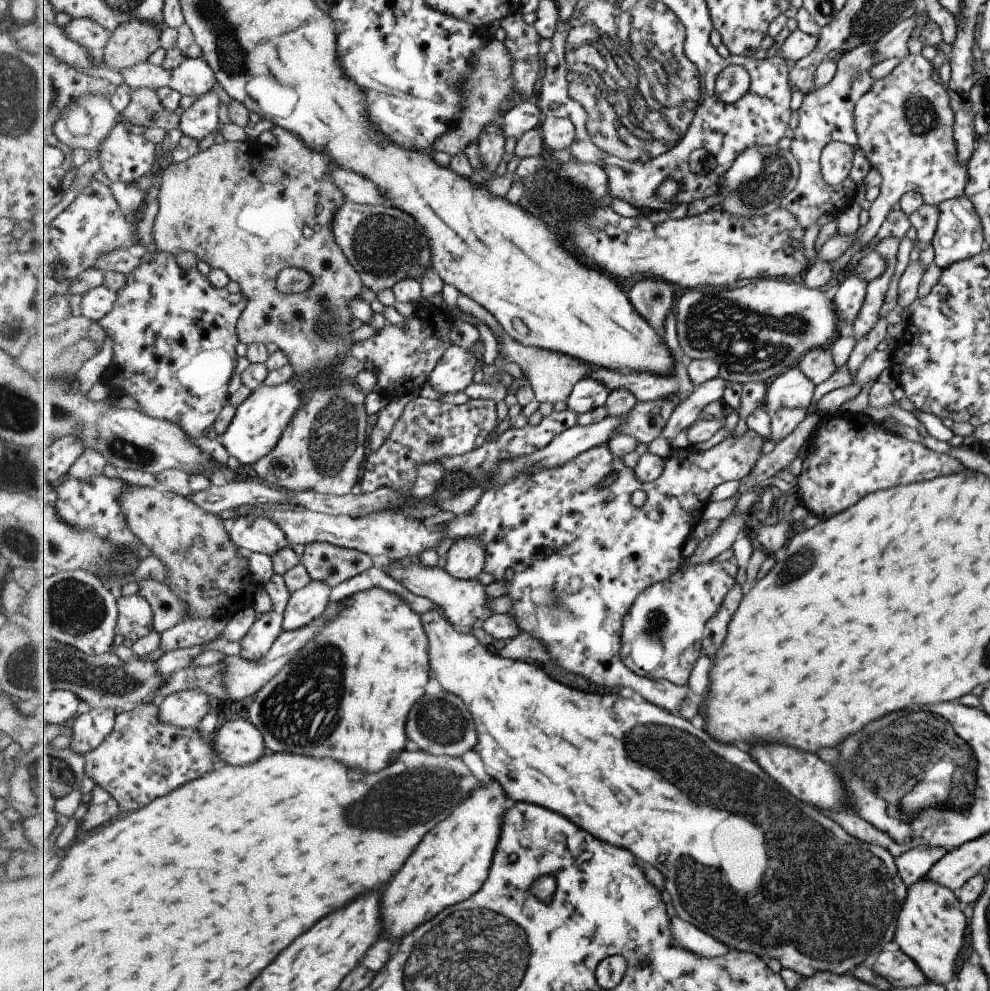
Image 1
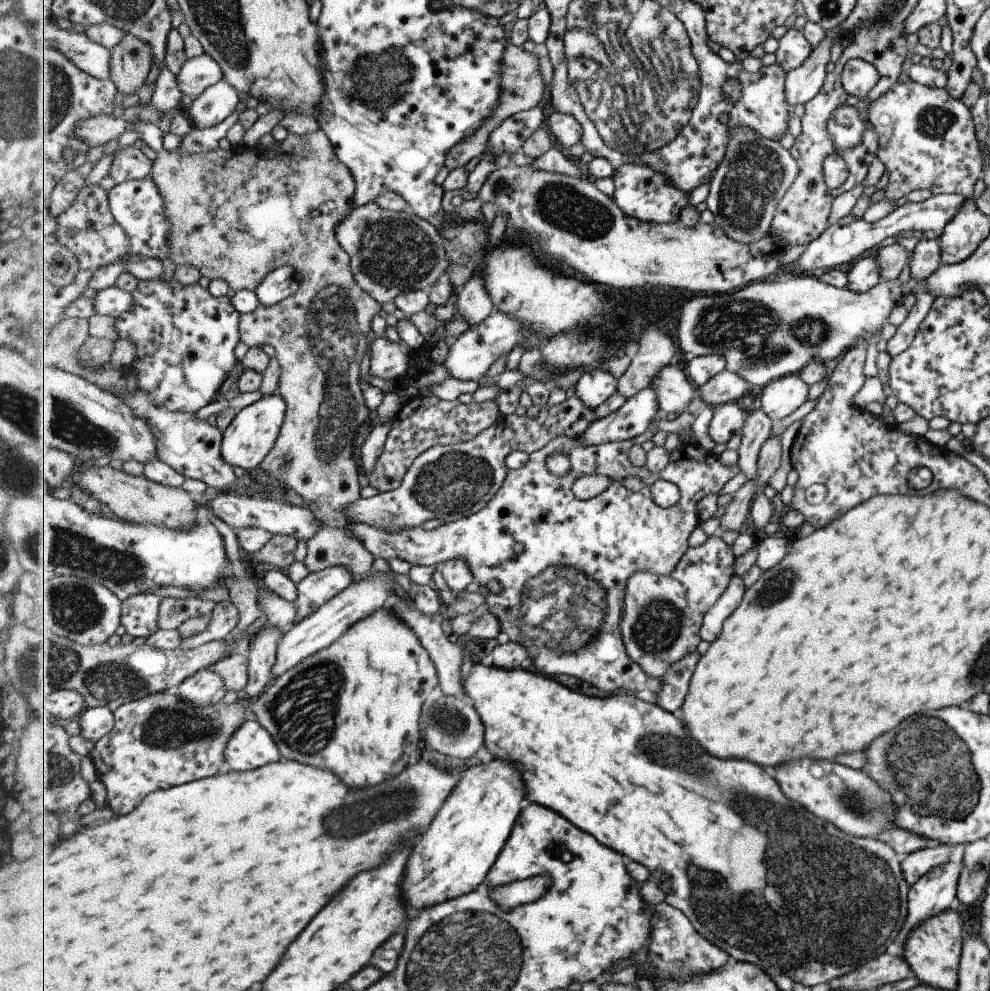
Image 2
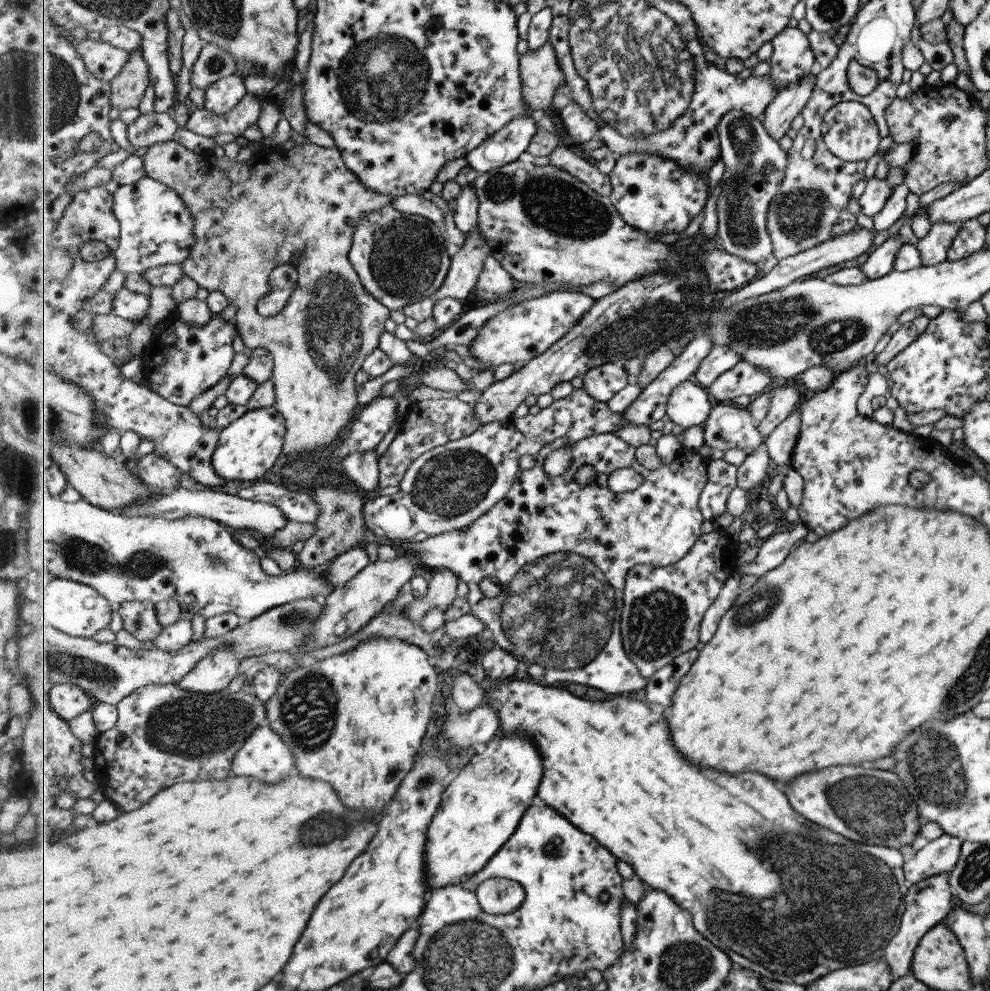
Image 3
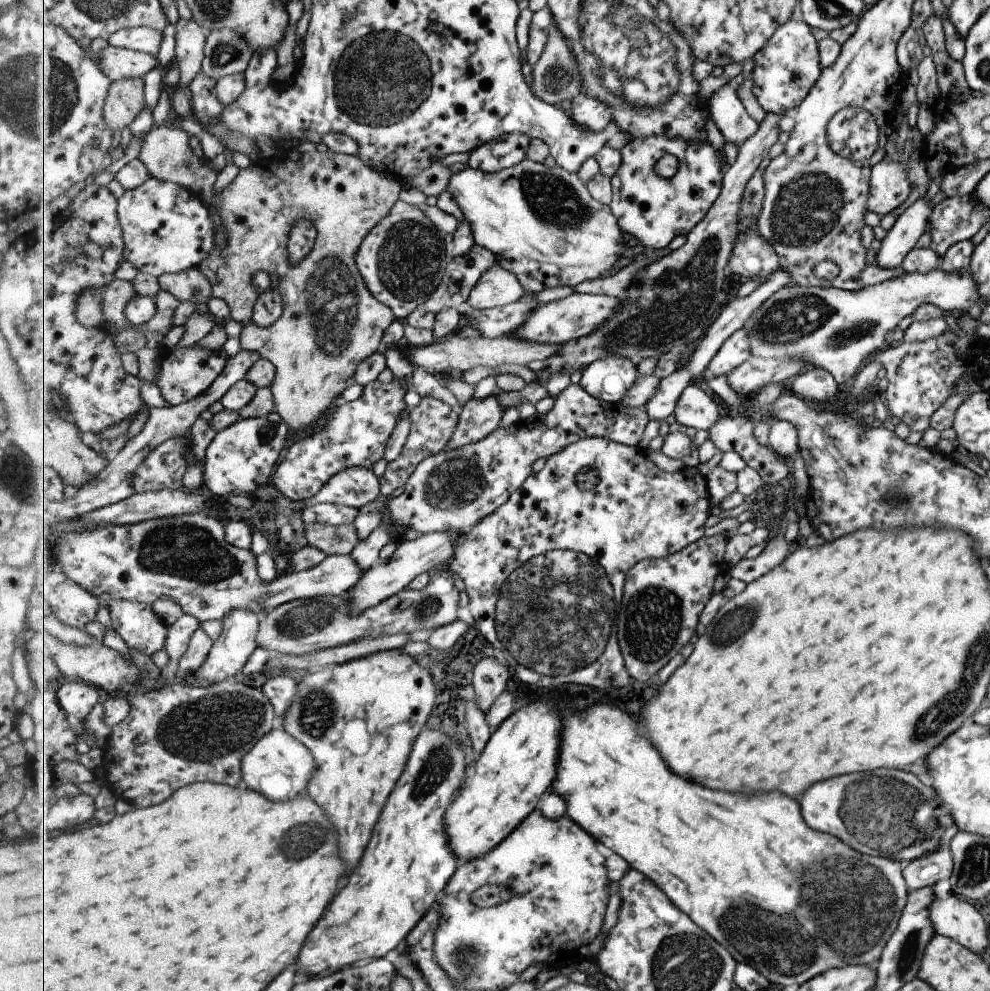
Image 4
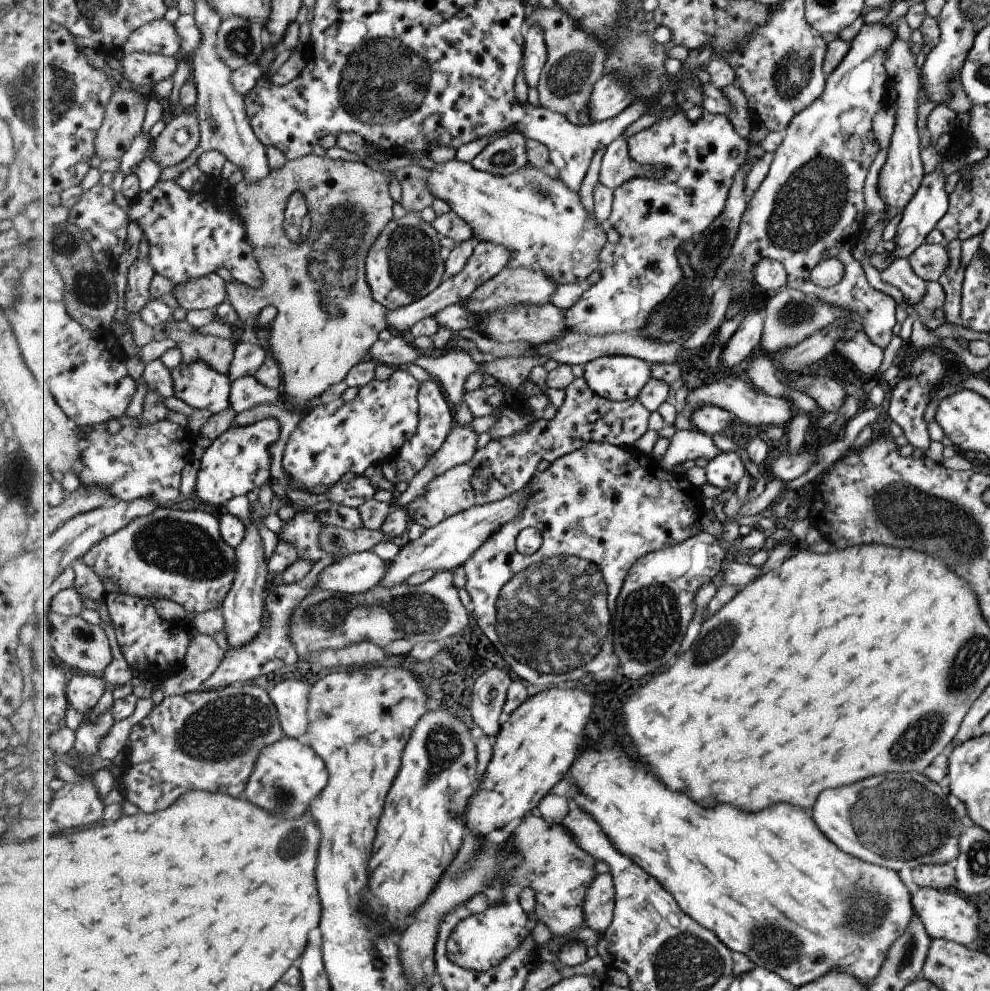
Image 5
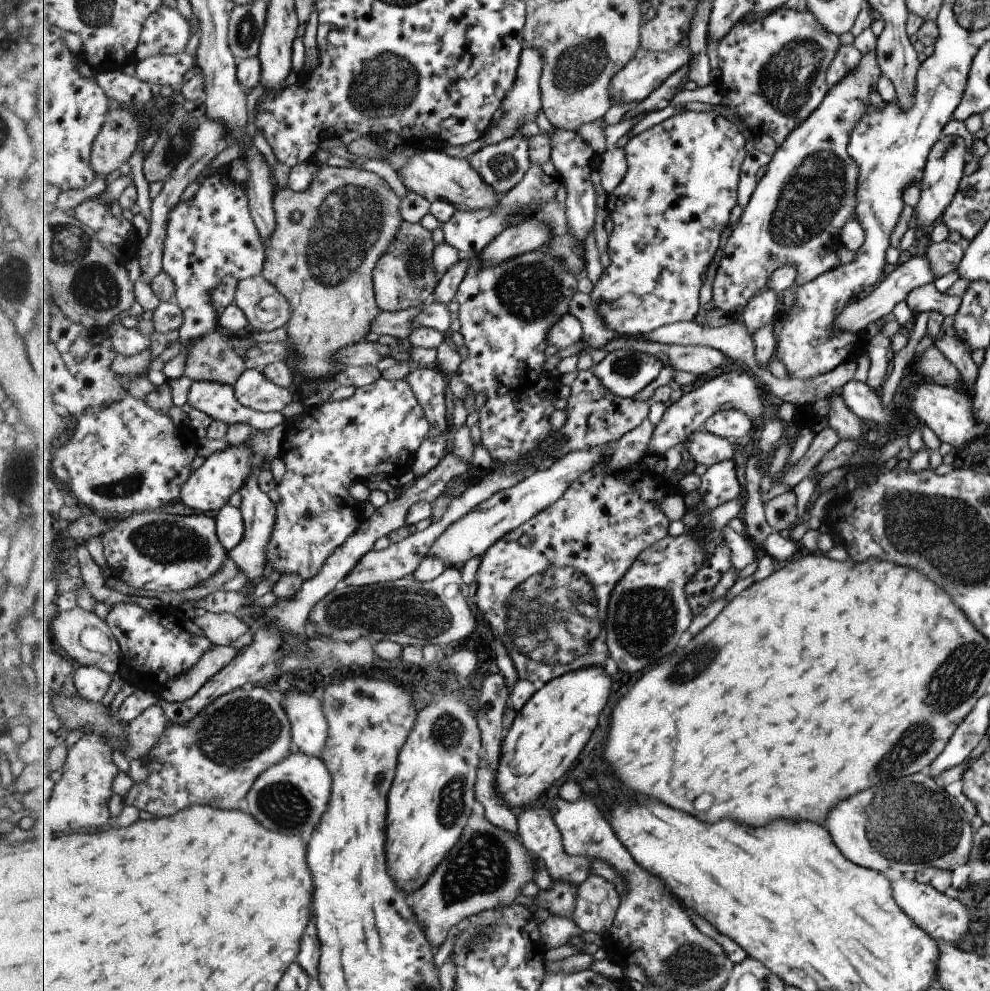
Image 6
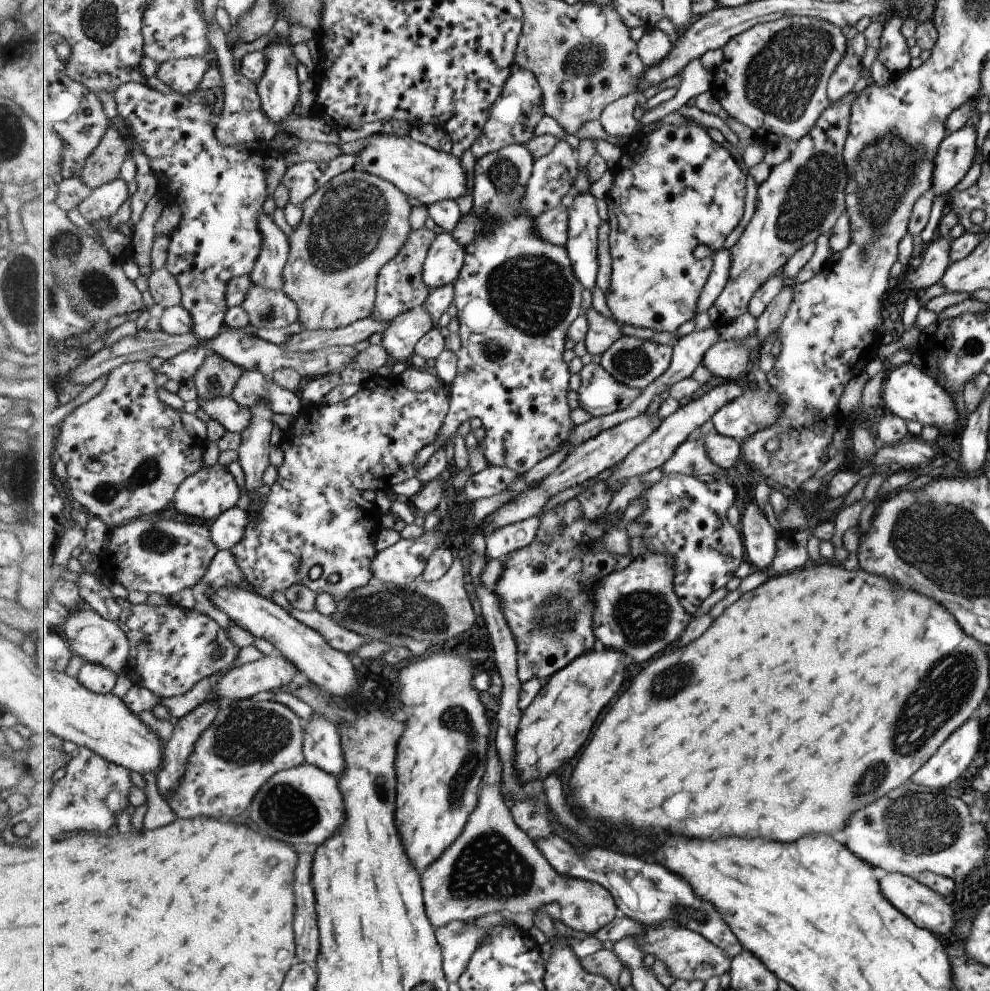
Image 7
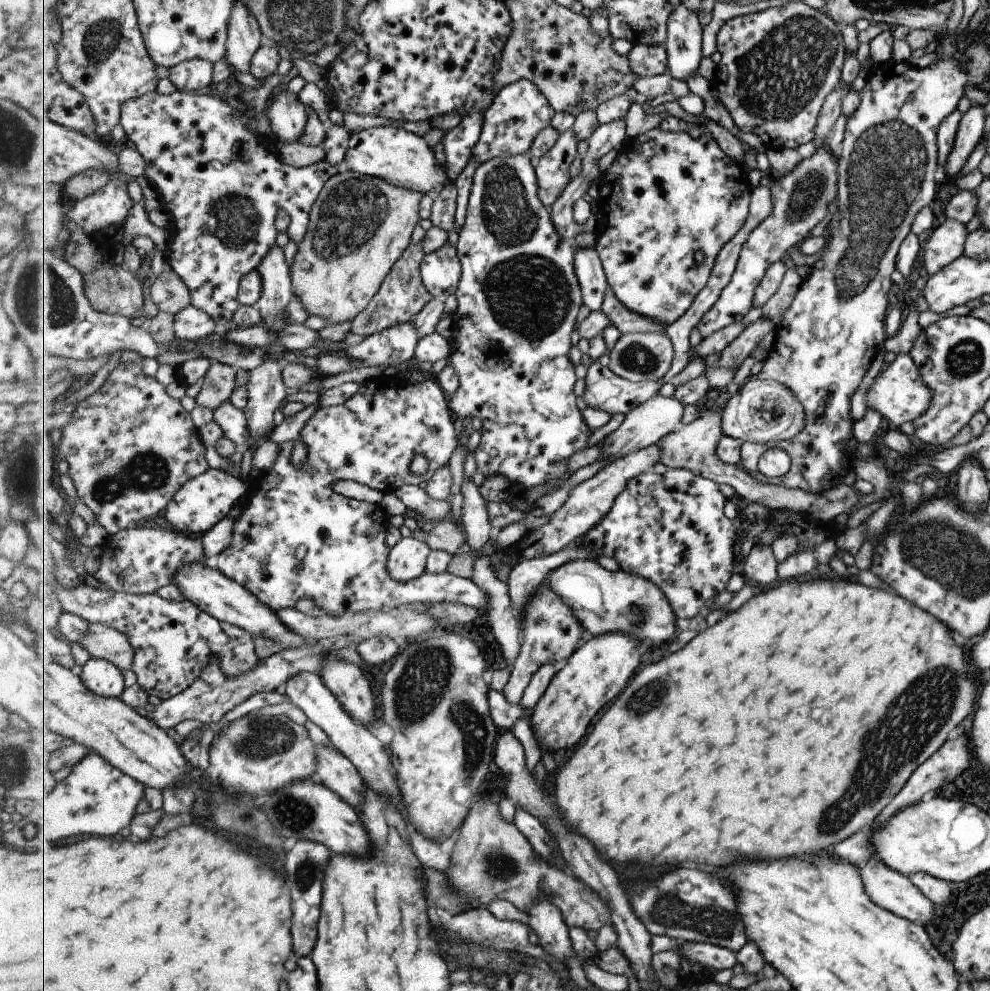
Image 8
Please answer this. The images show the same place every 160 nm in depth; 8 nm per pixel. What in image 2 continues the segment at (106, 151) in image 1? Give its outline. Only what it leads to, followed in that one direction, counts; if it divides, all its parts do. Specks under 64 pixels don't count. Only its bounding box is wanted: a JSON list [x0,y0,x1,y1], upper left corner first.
[110,146,154,183]

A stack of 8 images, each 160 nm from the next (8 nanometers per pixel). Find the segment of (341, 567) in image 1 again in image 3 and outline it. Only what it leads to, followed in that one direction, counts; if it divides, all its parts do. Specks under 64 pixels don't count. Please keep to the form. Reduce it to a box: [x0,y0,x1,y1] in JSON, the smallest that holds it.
[143,139,396,569]

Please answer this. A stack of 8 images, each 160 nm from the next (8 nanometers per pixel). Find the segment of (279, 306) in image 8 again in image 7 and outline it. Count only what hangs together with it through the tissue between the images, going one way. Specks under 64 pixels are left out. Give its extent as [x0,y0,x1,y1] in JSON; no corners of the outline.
[251,211,290,290]

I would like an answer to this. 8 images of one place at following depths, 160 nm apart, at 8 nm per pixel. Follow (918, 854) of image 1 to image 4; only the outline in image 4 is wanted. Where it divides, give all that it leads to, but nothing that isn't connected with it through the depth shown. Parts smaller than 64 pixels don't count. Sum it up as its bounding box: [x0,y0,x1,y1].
[901,825,958,890]

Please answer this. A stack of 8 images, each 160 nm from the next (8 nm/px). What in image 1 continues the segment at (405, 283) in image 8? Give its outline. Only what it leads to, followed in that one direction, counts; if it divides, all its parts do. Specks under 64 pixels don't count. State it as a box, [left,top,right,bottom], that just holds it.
[333,201,433,294]

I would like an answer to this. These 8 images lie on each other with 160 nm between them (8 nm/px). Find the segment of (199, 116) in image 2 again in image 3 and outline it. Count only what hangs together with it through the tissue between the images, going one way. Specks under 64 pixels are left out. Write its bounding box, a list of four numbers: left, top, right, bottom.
[205,74,247,114]

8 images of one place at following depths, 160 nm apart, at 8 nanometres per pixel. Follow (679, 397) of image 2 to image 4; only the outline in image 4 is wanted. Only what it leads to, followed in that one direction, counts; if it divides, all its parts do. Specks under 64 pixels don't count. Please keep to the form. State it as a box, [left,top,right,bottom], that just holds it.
[674,384,719,431]

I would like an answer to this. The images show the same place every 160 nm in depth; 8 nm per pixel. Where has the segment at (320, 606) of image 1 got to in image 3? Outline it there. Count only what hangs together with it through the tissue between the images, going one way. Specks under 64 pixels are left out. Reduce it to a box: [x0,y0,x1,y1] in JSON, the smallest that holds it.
[323,546,369,586]

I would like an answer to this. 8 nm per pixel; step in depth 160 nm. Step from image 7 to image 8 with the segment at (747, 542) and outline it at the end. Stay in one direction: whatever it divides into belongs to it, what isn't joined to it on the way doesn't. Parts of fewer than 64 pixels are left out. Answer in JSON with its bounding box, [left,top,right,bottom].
[743,542,780,586]

